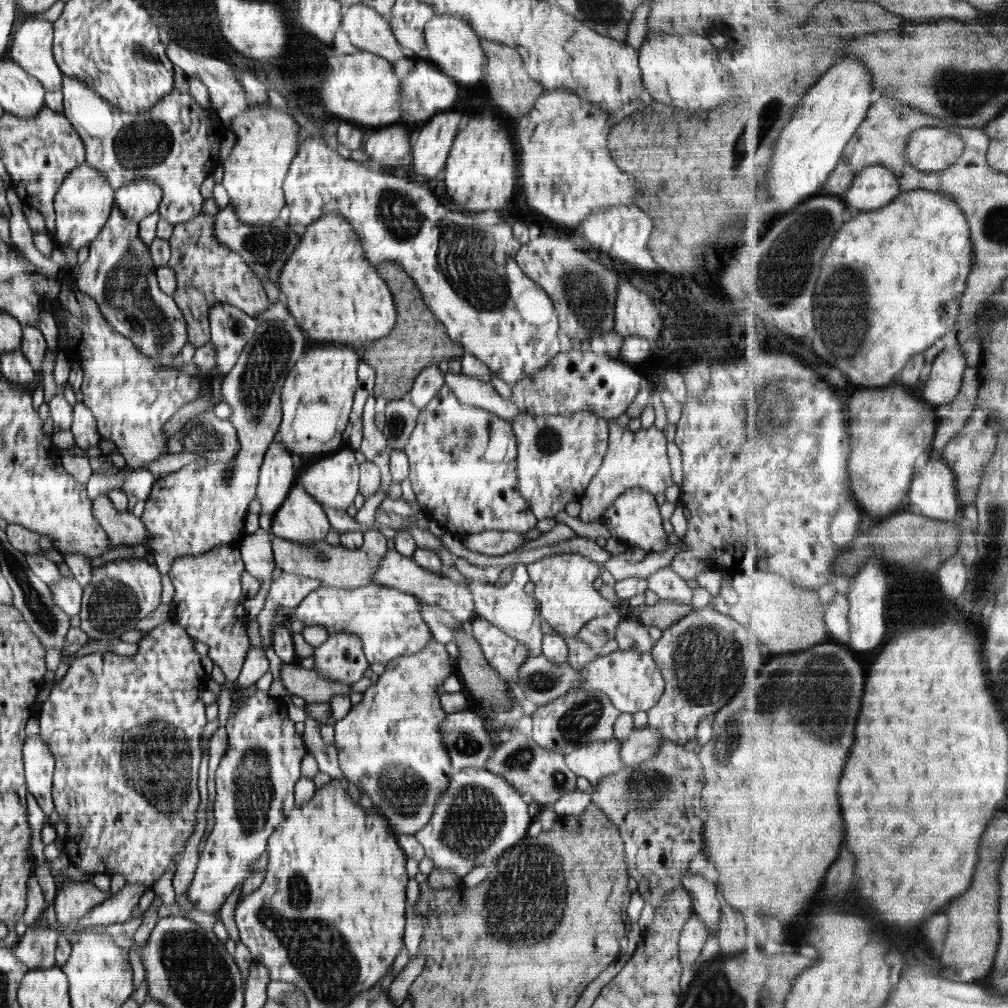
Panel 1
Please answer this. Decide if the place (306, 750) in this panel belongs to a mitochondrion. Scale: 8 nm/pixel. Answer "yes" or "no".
no

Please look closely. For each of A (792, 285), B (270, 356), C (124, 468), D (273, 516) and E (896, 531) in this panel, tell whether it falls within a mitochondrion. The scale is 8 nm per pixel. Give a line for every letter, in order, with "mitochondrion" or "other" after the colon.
A: mitochondrion
B: mitochondrion
C: other
D: other
E: other

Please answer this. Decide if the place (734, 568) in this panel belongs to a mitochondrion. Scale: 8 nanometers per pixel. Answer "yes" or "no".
no

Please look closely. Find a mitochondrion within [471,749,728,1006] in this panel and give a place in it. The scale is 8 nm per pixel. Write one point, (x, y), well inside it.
(530, 891)

